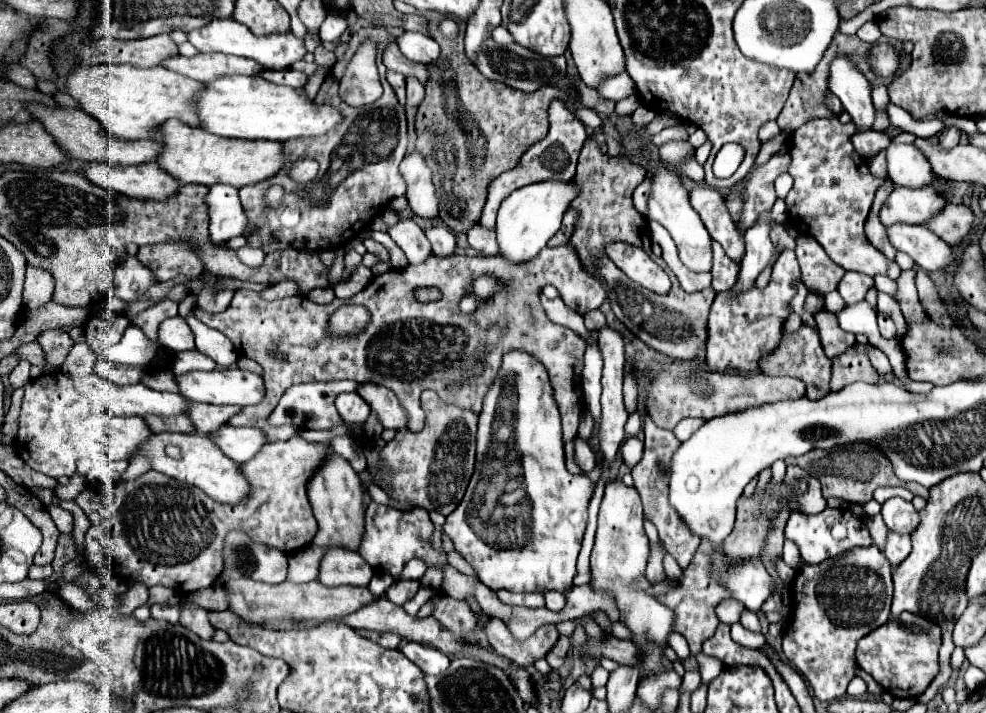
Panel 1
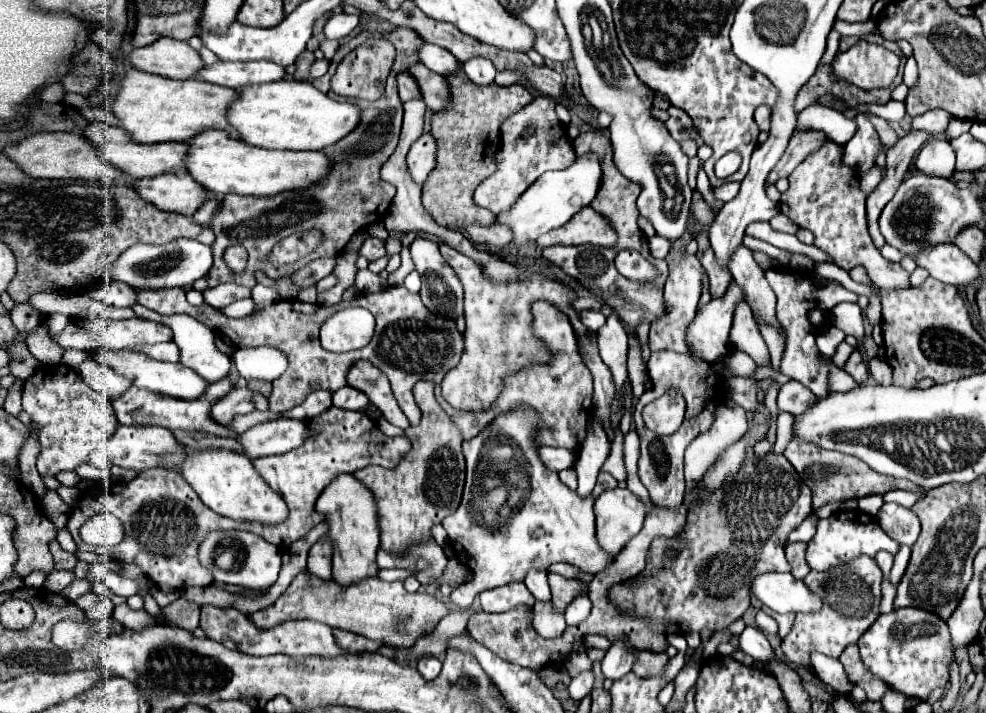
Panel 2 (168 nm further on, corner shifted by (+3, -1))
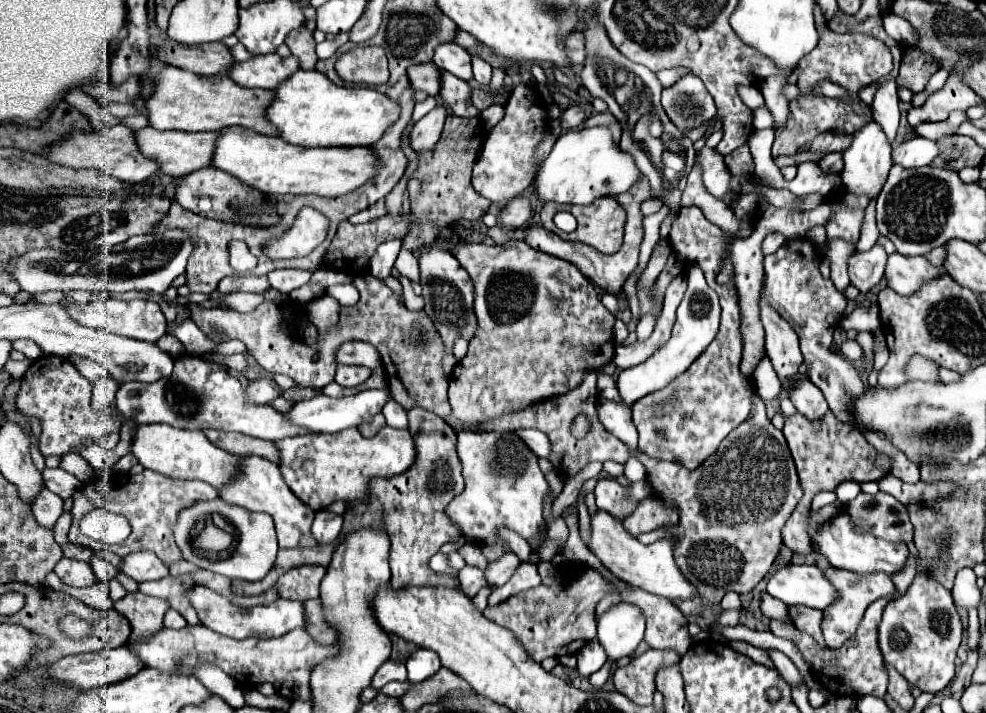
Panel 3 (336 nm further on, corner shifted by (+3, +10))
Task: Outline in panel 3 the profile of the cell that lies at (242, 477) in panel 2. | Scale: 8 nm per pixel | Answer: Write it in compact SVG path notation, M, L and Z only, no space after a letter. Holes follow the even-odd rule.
M238 455L238 477L226 485L220 487L220 497L228 505L238 505L248 511L264 511L274 519L276 535L280 547L314 547L316 541L310 535L310 527L314 521L314 511L298 501L298 497L290 491L290 487L284 483L280 469L276 463L270 463L260 457L240 457Z

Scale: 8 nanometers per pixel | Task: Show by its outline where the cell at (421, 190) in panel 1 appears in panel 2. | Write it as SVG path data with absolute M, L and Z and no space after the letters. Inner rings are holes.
M424 132L408 152L408 168L412 178L422 184L436 166L436 140L430 132Z

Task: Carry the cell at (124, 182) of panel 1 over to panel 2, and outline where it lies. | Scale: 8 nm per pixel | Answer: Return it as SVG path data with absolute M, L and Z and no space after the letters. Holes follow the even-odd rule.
M186 170L142 178L136 182L136 190L144 200L150 200L150 204L188 218L192 218L206 200L206 190L200 188L200 184L196 184Z

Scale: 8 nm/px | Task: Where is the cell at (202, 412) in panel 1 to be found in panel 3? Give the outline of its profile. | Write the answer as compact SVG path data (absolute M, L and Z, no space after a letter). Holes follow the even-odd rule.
M254 379L246 387L246 397L254 405L266 405L280 395L280 387L272 379Z

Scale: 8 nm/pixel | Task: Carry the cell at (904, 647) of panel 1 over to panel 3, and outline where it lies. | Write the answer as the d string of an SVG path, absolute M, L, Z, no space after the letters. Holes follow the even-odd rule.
M920 573L916 575L914 583L910 585L906 595L900 595L892 599L892 603L886 605L882 621L878 625L878 647L882 651L882 657L888 665L892 665L910 685L916 685L924 693L936 695L942 691L954 677L954 659L958 645L962 641L962 623L958 617L958 609L954 607L950 591L946 591L940 583L932 581L928 575Z

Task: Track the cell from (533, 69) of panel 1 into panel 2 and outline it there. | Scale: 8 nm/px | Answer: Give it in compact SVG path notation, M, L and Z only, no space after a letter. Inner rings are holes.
M504 70L504 72L498 72L496 74L496 84L498 86L512 86L512 84L516 84L516 82L520 82L522 80L522 76L518 74L518 72L508 72L508 70Z

